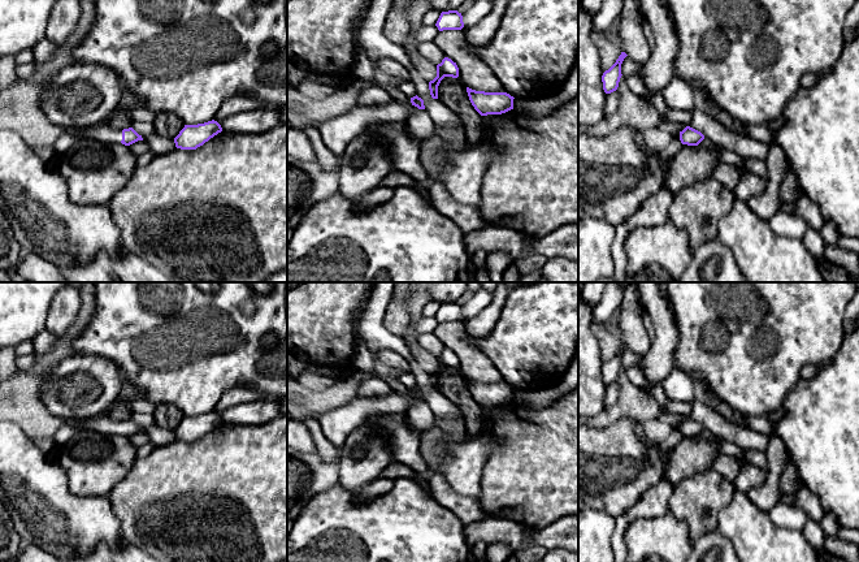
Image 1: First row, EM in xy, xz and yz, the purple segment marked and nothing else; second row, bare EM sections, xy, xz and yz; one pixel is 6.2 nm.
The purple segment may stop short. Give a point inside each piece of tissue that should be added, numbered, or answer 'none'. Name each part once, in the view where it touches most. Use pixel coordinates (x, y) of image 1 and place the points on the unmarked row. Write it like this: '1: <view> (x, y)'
1: xy (104, 424)

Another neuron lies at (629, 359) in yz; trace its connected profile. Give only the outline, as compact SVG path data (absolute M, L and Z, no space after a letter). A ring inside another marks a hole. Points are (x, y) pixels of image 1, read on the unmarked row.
M626 347L621 355L621 366L625 371L632 367L642 367L642 359L643 356L635 355L632 350Z

